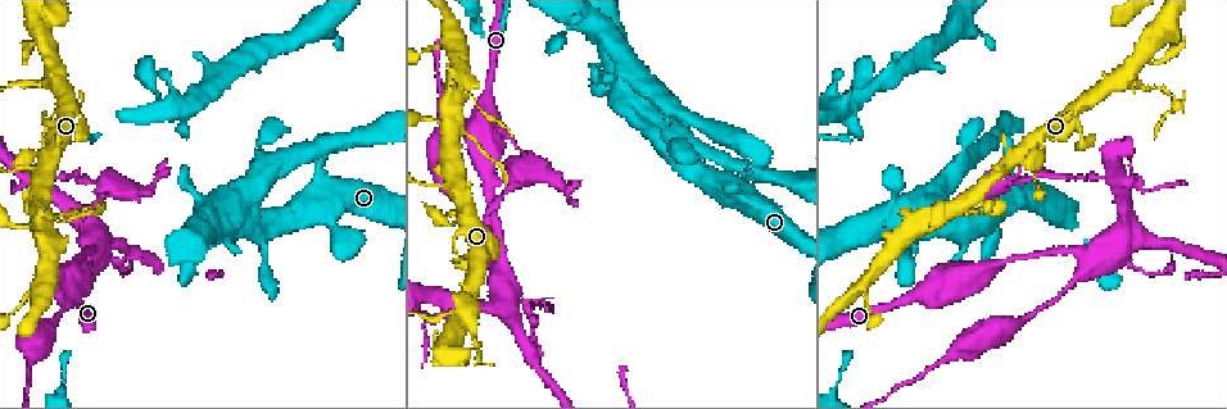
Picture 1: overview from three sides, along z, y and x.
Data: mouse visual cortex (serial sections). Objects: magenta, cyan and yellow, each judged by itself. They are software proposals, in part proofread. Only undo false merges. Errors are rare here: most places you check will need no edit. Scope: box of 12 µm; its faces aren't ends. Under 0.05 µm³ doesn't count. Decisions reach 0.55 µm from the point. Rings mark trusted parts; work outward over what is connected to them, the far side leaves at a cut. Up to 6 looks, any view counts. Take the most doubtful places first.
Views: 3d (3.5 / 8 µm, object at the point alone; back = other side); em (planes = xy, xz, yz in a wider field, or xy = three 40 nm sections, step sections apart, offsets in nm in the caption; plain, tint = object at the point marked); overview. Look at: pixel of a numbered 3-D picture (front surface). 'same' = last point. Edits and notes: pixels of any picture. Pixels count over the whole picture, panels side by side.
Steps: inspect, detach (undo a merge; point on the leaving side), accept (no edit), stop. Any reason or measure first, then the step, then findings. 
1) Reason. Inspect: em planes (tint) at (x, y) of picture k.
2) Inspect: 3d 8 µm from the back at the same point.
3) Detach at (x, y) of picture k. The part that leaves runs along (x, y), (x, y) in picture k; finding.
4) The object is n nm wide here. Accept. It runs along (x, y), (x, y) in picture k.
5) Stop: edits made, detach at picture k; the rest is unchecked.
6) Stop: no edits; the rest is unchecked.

Sharp bend. Inspect: 3d 3.5 µm at (1166, 29) of picture 1.

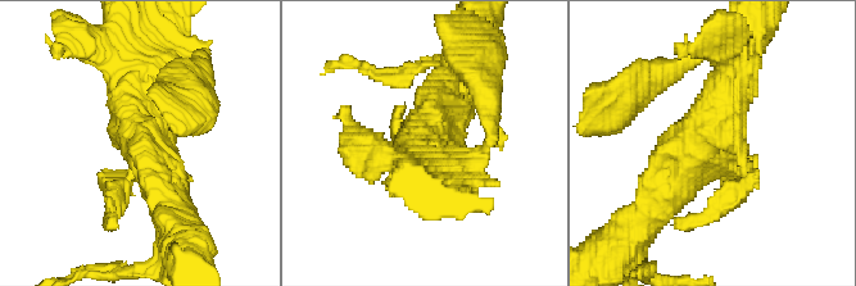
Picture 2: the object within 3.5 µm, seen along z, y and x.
Now the EM. Inspect: em xy step 5 (tint) at (709, 136) of picture 2.

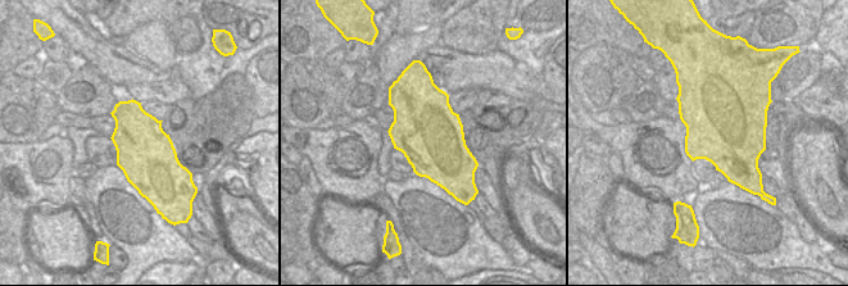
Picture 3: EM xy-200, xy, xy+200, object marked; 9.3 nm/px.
Cut it another way. Inspect: em xy step 2 (tint) at the same point.

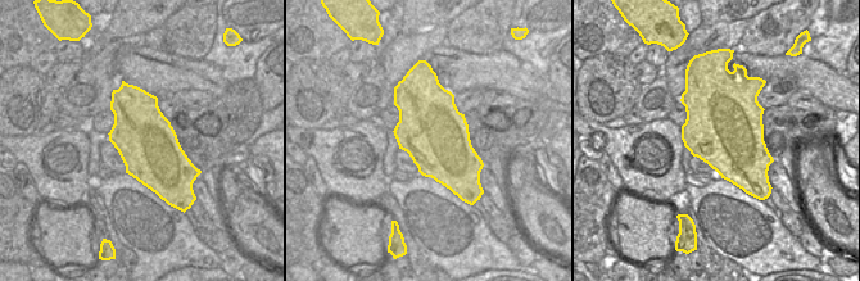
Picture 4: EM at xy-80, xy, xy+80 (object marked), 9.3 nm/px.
The object is 650 nm wide here. Accept. It runs along (662, 200), (719, 136), (732, 73) in picture 2; all the same cell.

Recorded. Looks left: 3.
Sharp bend. Inspect: 3d 3.5 µm at (1124, 185) of picture 1.

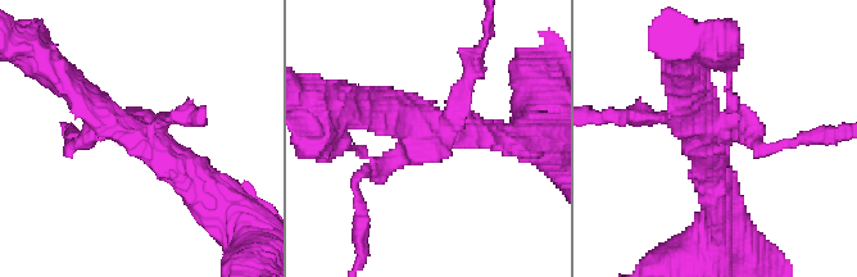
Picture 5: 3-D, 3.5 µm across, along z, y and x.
4 arms meet here; the arms are 200, 200, 350, 350 nm wide. Inspect: em xy step 1 (tint) at (711, 140) of picture 5.

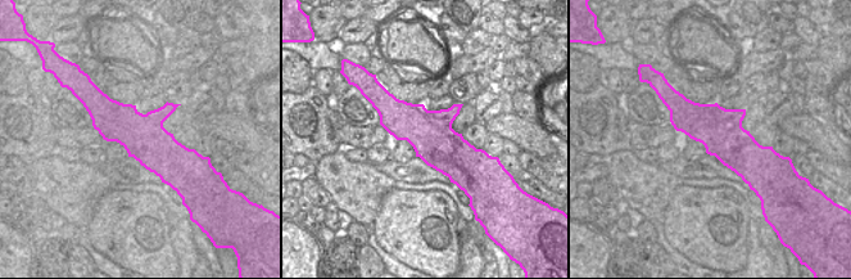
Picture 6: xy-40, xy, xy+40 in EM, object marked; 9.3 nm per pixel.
Inspect: em planes (tint) at the same point.

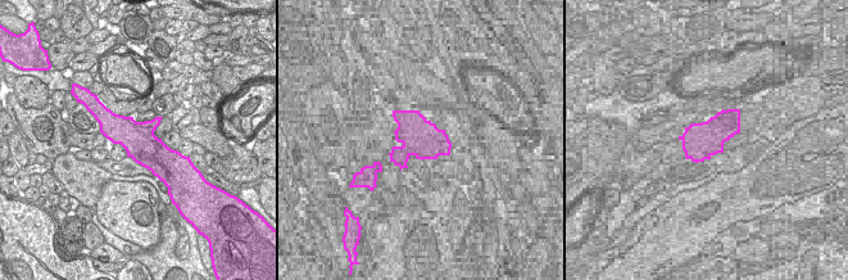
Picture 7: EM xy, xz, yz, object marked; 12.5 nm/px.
Accept. It runs along (715, 204), (712, 134), (649, 118) in picture 5; one cell here.

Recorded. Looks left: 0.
Stop: no edits; the rest is unchecked.

